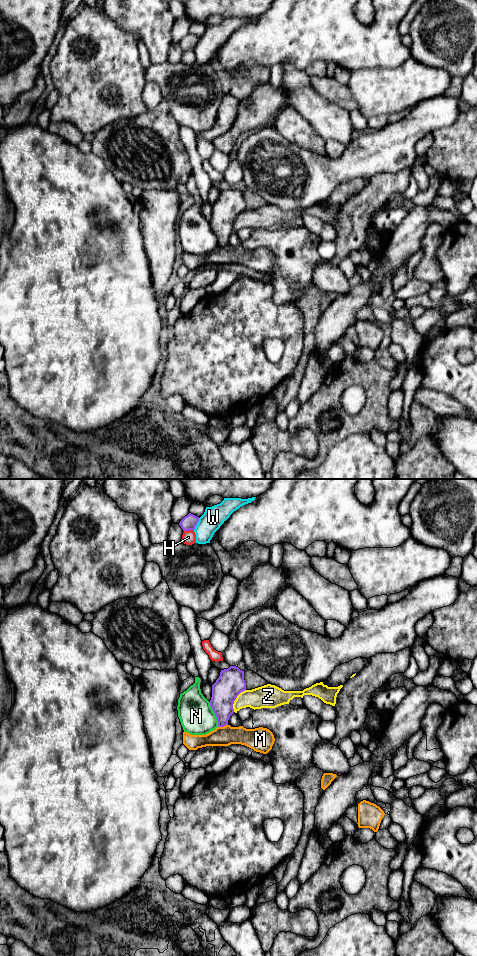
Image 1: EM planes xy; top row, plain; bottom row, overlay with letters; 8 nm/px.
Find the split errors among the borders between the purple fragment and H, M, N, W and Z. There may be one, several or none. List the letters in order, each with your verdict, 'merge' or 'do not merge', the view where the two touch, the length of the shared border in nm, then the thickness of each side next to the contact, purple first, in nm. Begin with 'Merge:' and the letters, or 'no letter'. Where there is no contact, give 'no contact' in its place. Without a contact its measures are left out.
Merge: no letter
H: do not merge | xy | 80 nm | 120/110 nm
M: do not merge | xy | 80 nm | 190/160 nm
N: do not merge | xy | 220 nm | 220/280 nm
W: do not merge | xy | 110 nm | 120/170 nm
Z: do not merge | xy | 200 nm | 220/180 nm

